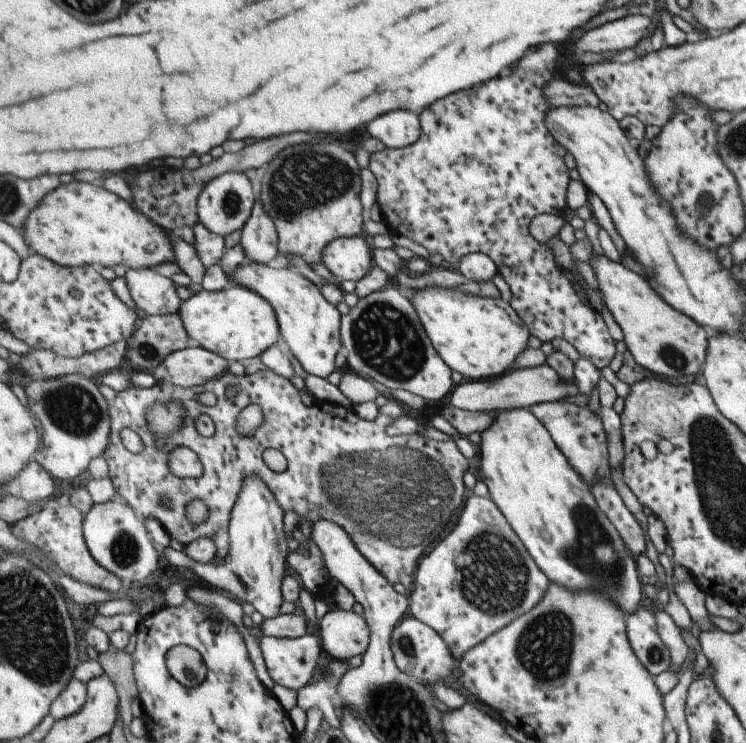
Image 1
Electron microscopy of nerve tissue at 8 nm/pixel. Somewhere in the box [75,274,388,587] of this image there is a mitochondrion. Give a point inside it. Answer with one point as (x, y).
(124, 550)

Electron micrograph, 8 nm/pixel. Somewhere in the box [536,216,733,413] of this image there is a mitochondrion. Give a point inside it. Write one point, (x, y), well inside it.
(672, 357)

